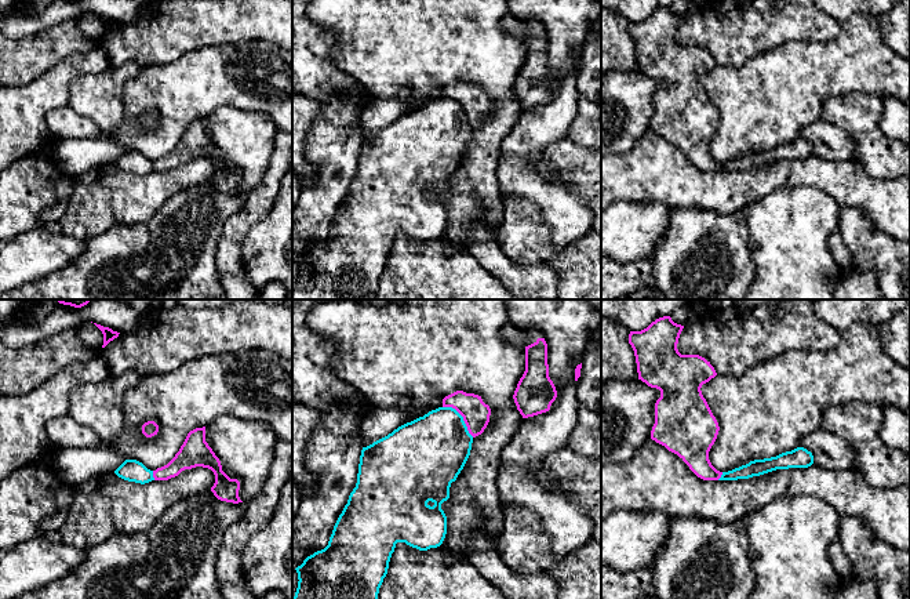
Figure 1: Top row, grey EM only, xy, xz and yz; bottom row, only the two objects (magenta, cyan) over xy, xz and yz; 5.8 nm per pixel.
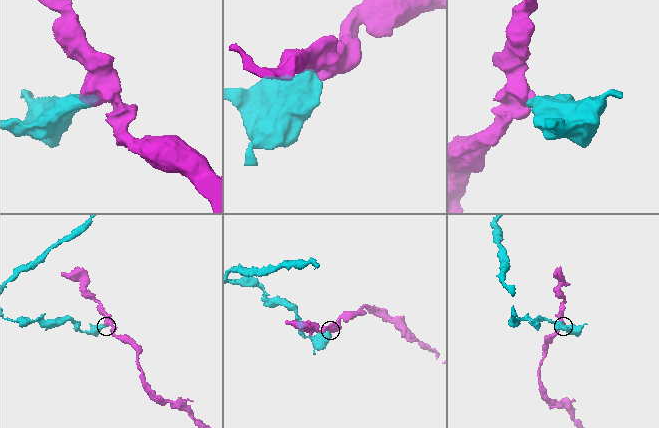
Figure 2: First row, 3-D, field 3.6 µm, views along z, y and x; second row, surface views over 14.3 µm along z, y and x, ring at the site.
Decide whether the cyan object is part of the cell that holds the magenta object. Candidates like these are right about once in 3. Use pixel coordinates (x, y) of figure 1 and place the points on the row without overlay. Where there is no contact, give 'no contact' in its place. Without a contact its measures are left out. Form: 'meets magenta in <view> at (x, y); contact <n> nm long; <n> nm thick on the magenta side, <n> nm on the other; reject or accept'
meets magenta in xz at (462, 106); contact 260 nm long; 160 nm thick on the magenta side, 400 nm on the other; reject

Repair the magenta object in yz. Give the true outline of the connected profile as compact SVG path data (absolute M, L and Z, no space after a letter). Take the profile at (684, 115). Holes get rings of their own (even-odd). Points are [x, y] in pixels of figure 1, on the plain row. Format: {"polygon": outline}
{"polygon": "M663 7L647 19L629 25L638 70L660 81L660 88L655 94L651 130L677 145L698 168L718 171L722 163L711 156L709 142L717 130L720 117L700 81L702 76L714 69L717 63L705 48L678 43L677 35L682 19L684 17L674 14L670 7Z"}

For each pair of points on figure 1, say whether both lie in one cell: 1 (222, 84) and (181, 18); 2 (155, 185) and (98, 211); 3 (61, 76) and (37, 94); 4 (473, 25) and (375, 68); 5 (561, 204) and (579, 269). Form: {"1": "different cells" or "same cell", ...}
{"1": "different cells", "2": "same cell", "3": "same cell", "4": "same cell", "5": "different cells"}

